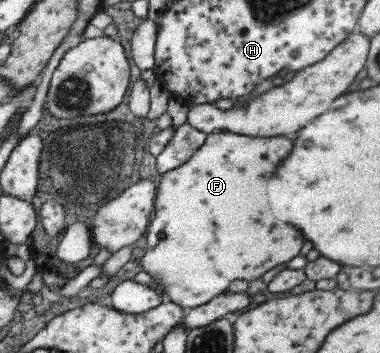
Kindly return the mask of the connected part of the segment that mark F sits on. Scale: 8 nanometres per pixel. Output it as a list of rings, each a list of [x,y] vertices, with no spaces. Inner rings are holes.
[[[214,131],[207,134],[206,142],[186,164],[162,175],[155,194],[154,218],[146,232],[147,248],[141,265],[162,284],[174,304],[185,310],[202,306],[226,292],[232,281],[249,282],[260,278],[274,266],[286,264],[300,254],[304,246],[302,231],[293,224],[278,220],[268,194],[268,188],[280,188],[280,180],[284,178],[280,178],[278,170],[290,162],[290,150],[292,139],[287,136],[251,137],[230,131]]]

